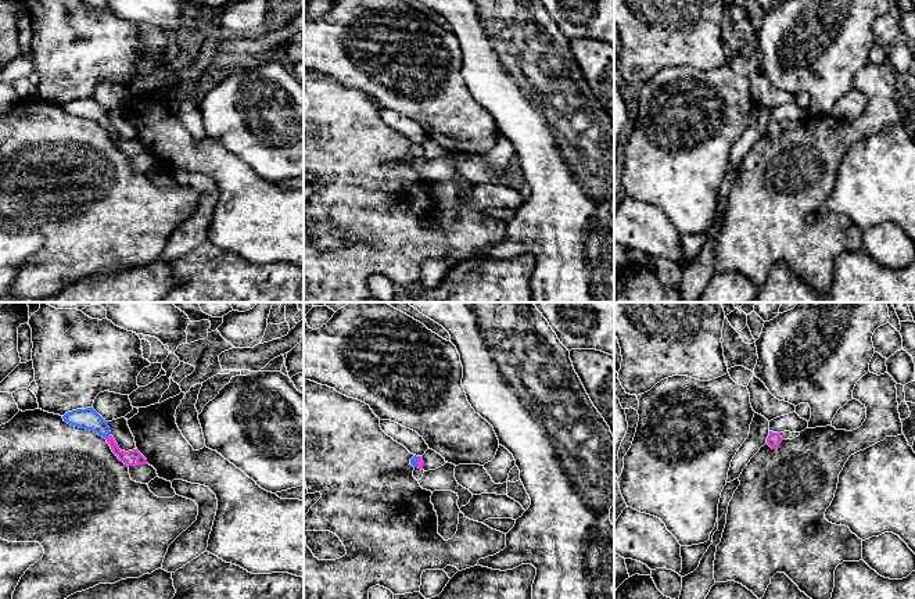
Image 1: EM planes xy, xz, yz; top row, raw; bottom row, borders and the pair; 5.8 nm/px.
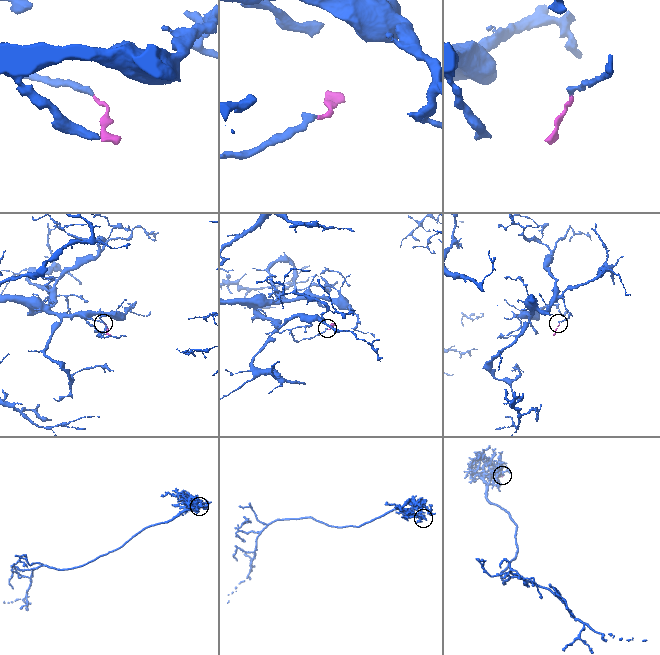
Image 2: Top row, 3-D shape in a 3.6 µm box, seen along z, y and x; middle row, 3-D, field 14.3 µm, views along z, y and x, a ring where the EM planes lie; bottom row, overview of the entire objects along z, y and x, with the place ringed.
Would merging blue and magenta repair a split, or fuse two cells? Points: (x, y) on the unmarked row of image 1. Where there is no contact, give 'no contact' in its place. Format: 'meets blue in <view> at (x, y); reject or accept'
meets blue in xy at (108, 124); accept

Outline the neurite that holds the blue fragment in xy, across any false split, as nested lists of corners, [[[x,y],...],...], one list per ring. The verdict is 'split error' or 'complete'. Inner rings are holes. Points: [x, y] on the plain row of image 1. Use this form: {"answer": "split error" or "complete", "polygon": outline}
{"answer": "split error", "polygon": [[[93,97],[68,101],[62,105],[62,108],[71,115],[94,121],[103,128],[105,128],[112,141],[125,154],[128,155],[148,154],[147,148],[137,139],[128,141],[119,139],[118,133],[111,125],[108,111],[105,111]]]}

